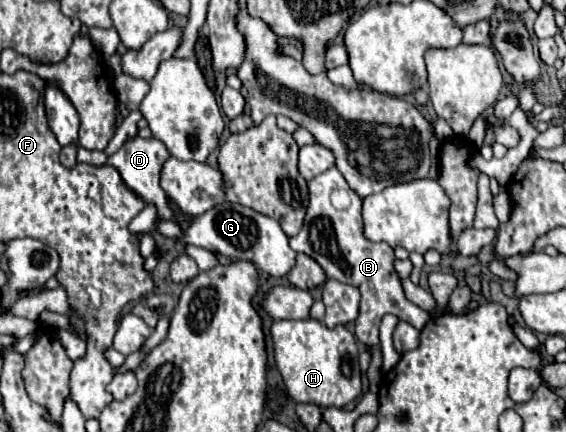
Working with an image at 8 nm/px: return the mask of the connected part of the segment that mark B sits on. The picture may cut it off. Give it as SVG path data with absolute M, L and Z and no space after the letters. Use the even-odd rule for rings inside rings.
M336 167L320 173L310 183L310 205L304 219L302 231L290 239L290 247L298 253L310 255L314 261L322 265L328 277L338 279L342 283L354 285L362 293L360 315L356 319L356 337L368 345L378 345L378 327L380 319L386 313L394 313L400 319L412 323L416 329L422 329L430 315L418 305L410 303L402 291L400 277L394 271L394 249L388 243L372 243L364 237L364 221L362 221L362 199L348 187L344 177ZM332 191L348 191L350 205L346 209L336 209L332 205Z

